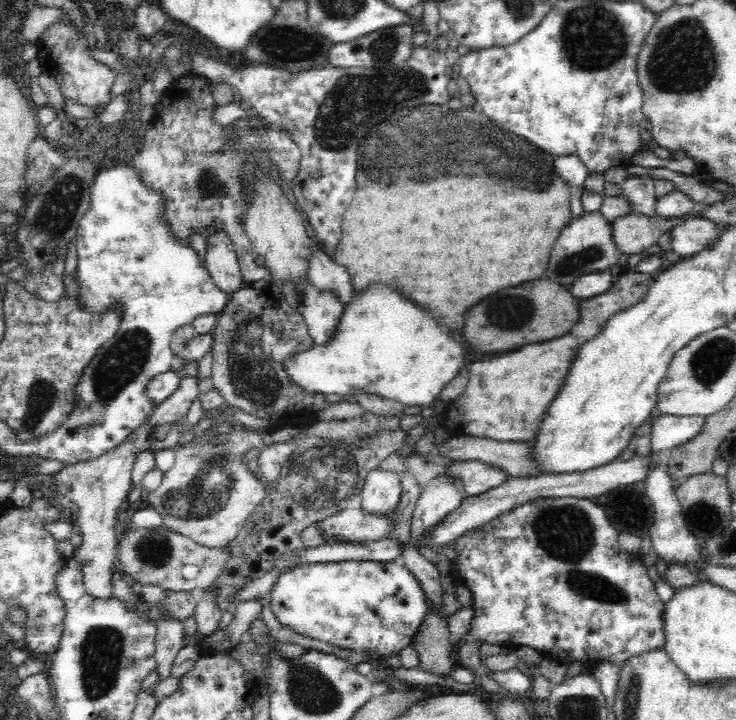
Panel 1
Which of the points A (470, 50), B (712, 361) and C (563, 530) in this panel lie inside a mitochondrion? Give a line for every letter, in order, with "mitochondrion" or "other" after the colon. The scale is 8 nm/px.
A: other
B: mitochondrion
C: mitochondrion

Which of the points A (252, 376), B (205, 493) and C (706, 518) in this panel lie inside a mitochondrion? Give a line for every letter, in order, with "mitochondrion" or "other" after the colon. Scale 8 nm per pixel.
A: mitochondrion
B: mitochondrion
C: mitochondrion

